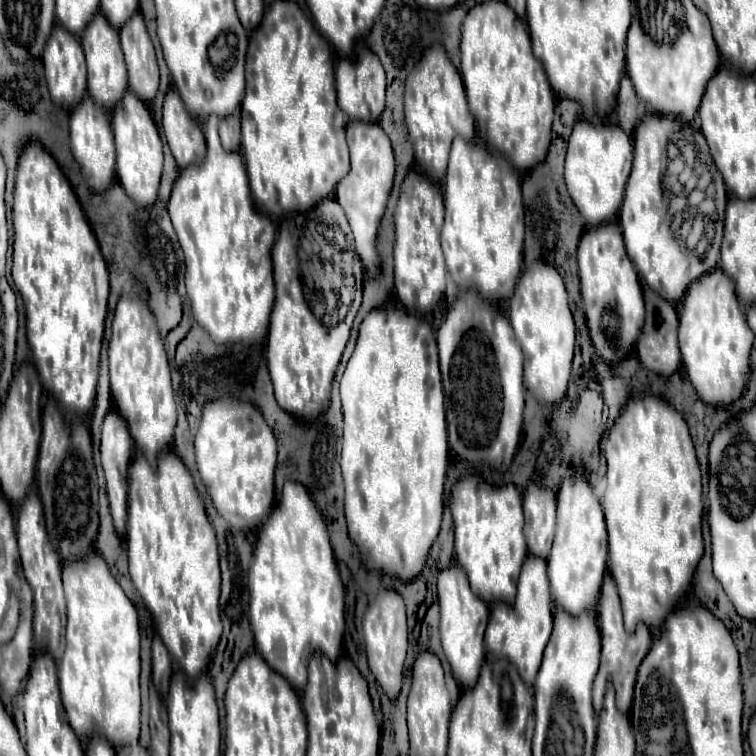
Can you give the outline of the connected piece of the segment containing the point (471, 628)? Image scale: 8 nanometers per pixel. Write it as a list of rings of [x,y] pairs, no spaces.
[[[455,564],[439,572],[437,590],[439,590],[439,606],[441,606],[441,622],[439,622],[441,646],[453,670],[455,680],[461,684],[463,692],[467,692],[475,686],[481,664],[485,660],[483,634],[489,622],[489,606],[481,598],[475,598],[475,594],[469,588],[467,574],[463,574],[463,570],[459,570],[459,566]]]

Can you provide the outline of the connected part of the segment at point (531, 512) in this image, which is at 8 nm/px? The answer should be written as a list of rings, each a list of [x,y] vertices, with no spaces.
[[[529,484],[523,496],[525,510],[525,538],[531,556],[547,558],[555,534],[557,496],[537,484]]]

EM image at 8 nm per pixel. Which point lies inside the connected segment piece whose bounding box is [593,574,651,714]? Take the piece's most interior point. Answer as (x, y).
(621, 653)

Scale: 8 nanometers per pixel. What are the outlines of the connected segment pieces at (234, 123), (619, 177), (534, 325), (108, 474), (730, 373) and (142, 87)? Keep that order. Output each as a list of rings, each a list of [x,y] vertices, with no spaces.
[[[233,114],[231,118],[223,120],[219,124],[219,138],[221,138],[221,144],[227,152],[237,152],[239,150],[239,116]]]
[[[577,120],[569,138],[567,158],[564,163],[564,178],[569,196],[583,216],[587,228],[601,226],[613,220],[621,208],[625,184],[633,164],[633,144],[619,126],[591,124]]]
[[[535,262],[525,266],[523,276],[515,288],[515,294],[509,300],[509,322],[513,326],[515,338],[523,348],[523,384],[525,390],[541,404],[559,404],[567,394],[567,384],[571,376],[571,360],[575,346],[575,322],[569,310],[569,296],[559,272],[545,262]]]
[[[109,412],[101,432],[101,464],[103,464],[103,472],[107,480],[107,496],[109,496],[113,526],[119,538],[125,536],[125,526],[127,526],[127,470],[129,470],[131,458],[133,458],[133,440],[127,432],[127,424],[117,412]]]
[[[721,268],[713,270],[711,274],[705,274],[699,282],[691,284],[691,288],[685,294],[685,300],[679,308],[679,350],[681,350],[681,360],[685,374],[693,388],[697,390],[699,400],[713,408],[723,408],[733,404],[735,400],[741,398],[745,384],[749,380],[749,352],[751,352],[751,342],[753,334],[751,328],[747,326],[745,314],[739,308],[739,302],[735,298],[735,288],[731,278],[723,274]]]
[[[137,12],[131,20],[127,20],[121,26],[119,36],[129,74],[129,90],[149,104],[153,102],[159,88],[159,68],[143,16]]]

